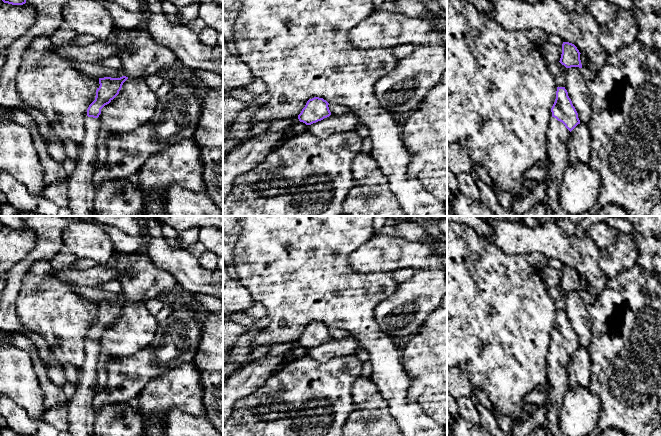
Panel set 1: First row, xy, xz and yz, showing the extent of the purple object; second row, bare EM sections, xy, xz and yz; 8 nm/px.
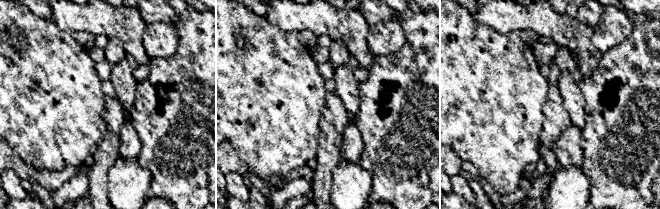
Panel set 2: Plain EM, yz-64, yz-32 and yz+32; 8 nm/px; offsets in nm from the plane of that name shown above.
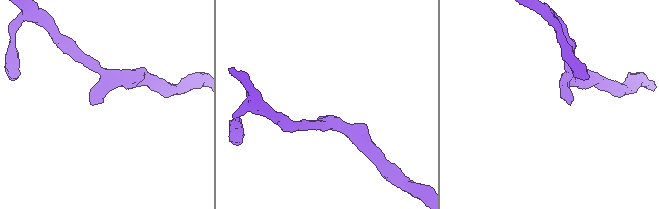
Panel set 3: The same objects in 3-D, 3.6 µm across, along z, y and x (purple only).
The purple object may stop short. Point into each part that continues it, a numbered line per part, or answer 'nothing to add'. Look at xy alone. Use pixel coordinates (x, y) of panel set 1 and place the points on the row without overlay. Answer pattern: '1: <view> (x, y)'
1: xy (81, 415)

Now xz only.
nothing to add

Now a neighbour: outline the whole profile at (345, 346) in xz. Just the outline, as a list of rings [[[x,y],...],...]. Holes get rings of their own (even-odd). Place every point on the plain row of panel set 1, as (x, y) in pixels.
[[[353,336],[331,338],[321,345],[308,349],[307,355],[319,362],[327,362],[335,357],[355,355],[359,343]]]

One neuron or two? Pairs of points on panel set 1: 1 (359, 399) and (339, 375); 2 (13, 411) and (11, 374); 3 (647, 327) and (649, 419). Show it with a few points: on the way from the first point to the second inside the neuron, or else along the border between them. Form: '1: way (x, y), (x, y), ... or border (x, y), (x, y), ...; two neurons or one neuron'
1: border (361, 374), (353, 383), (354, 409), (350, 413); two neurons
2: border (10, 398), (30, 416); two neurons
3: way (647, 350), (647, 396); one neuron

